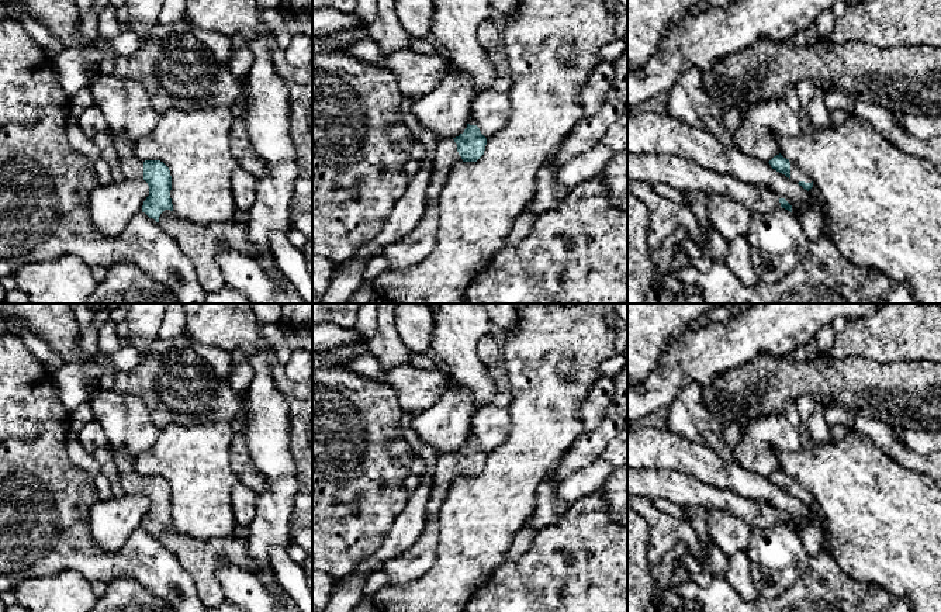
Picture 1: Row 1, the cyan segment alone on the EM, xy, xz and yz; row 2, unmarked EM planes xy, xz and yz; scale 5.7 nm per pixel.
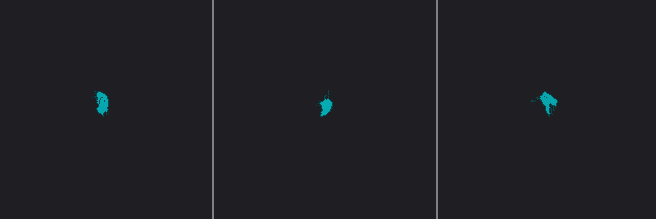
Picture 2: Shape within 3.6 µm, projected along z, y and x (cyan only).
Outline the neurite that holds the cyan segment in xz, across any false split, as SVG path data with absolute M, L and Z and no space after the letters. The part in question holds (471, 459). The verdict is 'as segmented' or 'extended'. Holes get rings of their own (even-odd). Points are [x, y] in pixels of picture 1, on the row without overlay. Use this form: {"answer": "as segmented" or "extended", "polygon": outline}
{"answer": "extended", "polygon": "M473 433L459 452L437 456L423 532L411 549L383 566L391 585L414 581L430 568L439 544L437 516L443 499L457 478L477 477L485 460L487 453Z"}

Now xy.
{"answer": "extended", "polygon": "M120 450L111 453L120 471L118 483L122 492L145 495L149 501L142 528L156 536L190 574L205 608L224 604L226 598L217 578L217 570L224 564L233 564L252 573L257 570L249 554L245 535L200 540L176 532L170 514L169 483L160 476L141 476L135 468L135 459Z"}

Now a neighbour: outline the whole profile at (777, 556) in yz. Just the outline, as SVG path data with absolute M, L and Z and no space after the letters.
M779 522L768 529L751 530L745 550L758 595L774 599L783 594L809 566L799 532Z

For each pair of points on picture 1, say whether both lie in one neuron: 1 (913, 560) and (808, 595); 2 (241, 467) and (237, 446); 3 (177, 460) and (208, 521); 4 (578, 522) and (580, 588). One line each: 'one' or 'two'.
1: two
2: one
3: one
4: one

